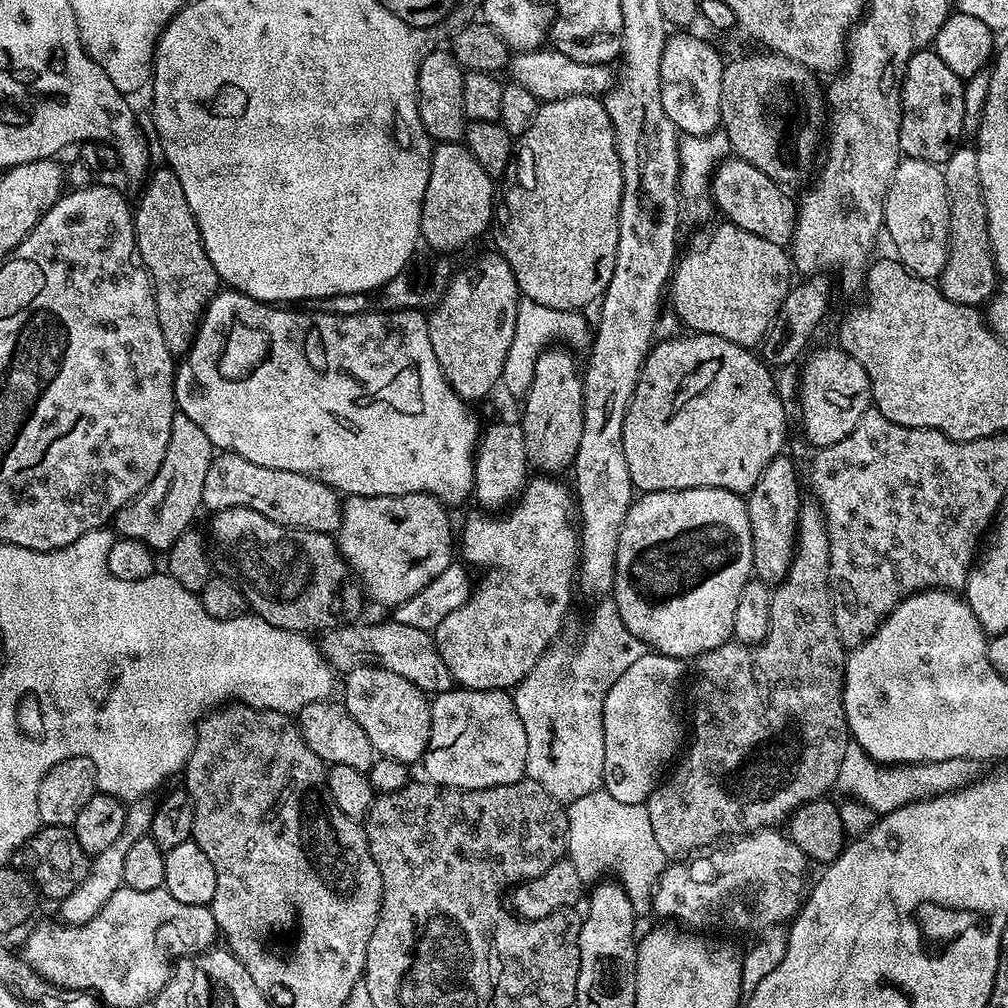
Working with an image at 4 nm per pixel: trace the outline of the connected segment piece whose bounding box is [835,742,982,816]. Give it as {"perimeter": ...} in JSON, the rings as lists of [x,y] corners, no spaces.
{"perimeter":[[[850,742],[838,766],[835,787],[841,788],[845,792],[843,794],[845,797],[862,802],[870,806],[870,810],[885,816],[894,810],[902,810],[902,806],[913,804],[915,800],[927,800],[929,796],[941,796],[965,788],[981,775],[980,768],[982,768],[981,761],[970,758],[948,758],[946,762],[929,764],[883,766],[871,760],[866,750],[862,750],[862,746]]]}

